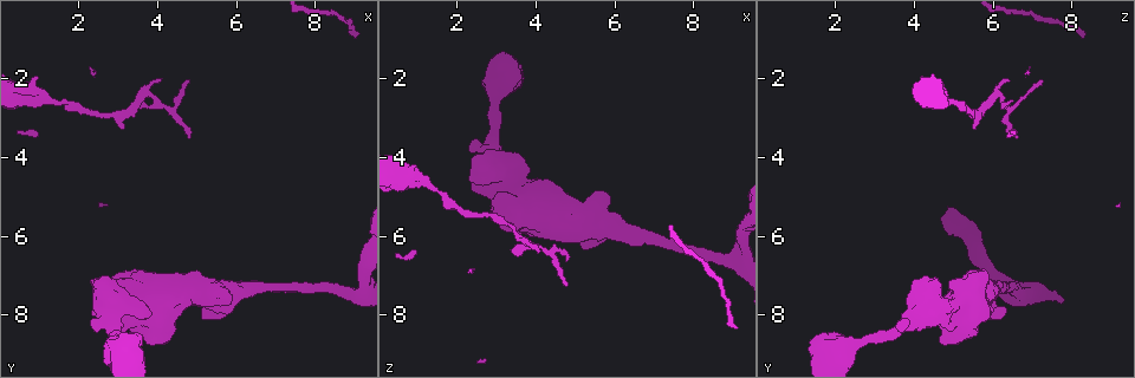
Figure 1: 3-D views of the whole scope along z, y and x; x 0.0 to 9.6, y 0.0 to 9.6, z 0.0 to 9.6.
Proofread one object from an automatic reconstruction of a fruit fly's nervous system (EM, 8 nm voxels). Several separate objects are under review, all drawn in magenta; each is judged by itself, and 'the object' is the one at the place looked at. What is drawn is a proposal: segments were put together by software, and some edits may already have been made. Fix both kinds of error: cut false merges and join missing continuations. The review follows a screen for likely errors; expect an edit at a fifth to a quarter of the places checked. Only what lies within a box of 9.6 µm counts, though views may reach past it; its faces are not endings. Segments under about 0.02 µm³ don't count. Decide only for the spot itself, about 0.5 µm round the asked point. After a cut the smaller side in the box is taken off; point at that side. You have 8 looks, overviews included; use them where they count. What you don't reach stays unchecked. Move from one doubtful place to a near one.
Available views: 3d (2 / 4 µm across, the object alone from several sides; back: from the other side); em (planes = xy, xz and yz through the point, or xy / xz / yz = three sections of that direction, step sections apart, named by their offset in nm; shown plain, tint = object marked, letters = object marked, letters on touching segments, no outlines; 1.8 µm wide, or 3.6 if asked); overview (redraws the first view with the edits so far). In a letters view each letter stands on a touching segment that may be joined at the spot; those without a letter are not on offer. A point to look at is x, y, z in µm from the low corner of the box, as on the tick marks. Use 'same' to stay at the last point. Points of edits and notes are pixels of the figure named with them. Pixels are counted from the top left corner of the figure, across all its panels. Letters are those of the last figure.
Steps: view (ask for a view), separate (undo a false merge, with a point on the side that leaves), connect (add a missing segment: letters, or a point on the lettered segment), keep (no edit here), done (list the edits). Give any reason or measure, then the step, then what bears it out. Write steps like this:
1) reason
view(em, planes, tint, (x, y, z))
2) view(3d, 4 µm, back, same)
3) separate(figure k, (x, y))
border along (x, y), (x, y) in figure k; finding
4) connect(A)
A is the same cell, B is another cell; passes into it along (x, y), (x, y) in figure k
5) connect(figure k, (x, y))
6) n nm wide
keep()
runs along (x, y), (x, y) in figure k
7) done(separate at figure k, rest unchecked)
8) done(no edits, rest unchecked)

narrows sharply
view(em, planes, letters, (2.70, 2.85, 5.50))

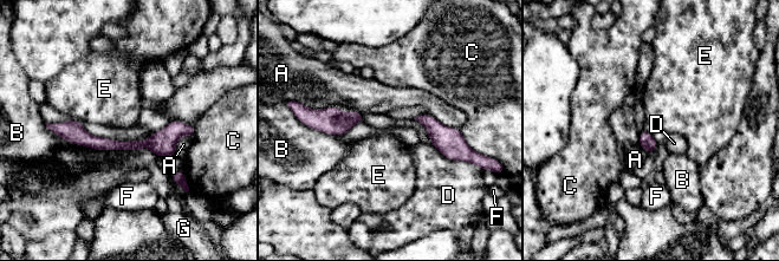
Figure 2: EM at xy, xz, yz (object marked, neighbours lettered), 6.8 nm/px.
A touches over 340 nm
keep()
A, B, C, D, E, F and G are other cells; one neuron here

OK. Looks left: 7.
thick end
view(em, yz, step 16, letters, (0.95, 1.90, 4.25))

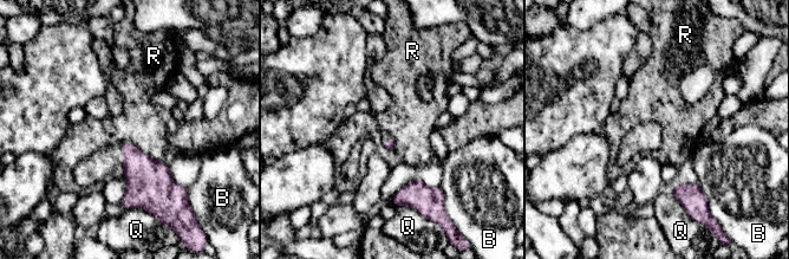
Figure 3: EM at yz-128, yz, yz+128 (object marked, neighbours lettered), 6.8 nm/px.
cut it another way
view(em, planes, letters, same)

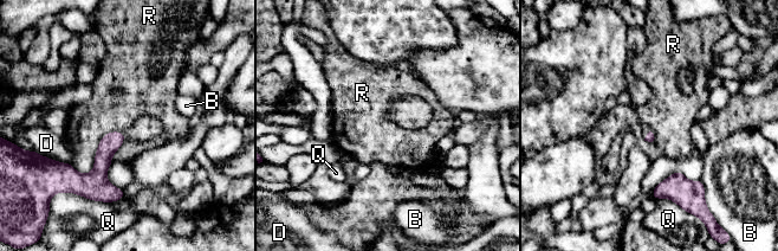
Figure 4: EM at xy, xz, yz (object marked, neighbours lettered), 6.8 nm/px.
keep()
B, D, Q and R are other cells; runs along (121, 136), (90, 177), (66, 166) in figure 4; none of them fits

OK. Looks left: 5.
tapers out
view(em, xz, step 4, letters, (4.10, 2.10, 6.40))

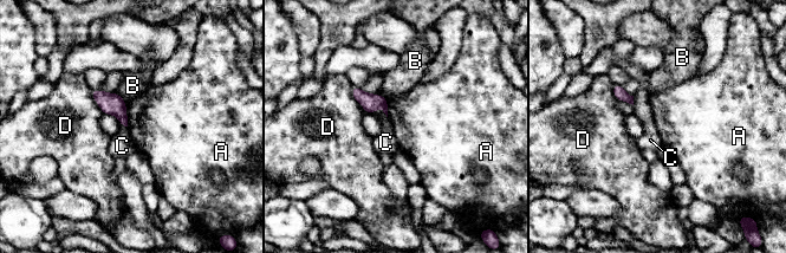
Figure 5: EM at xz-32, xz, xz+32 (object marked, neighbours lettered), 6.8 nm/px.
view(em, planes, letters, same)

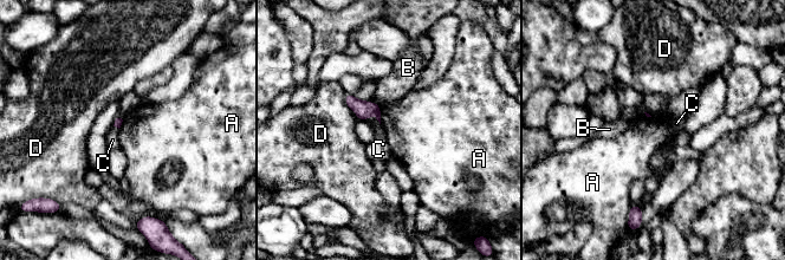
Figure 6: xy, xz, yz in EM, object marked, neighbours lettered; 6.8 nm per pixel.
keep()
A, B, C and D are other cells; border along (378, 105), (381, 123) in figure 6; none of them fits

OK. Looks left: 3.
done(no edits, rest unchecked)

